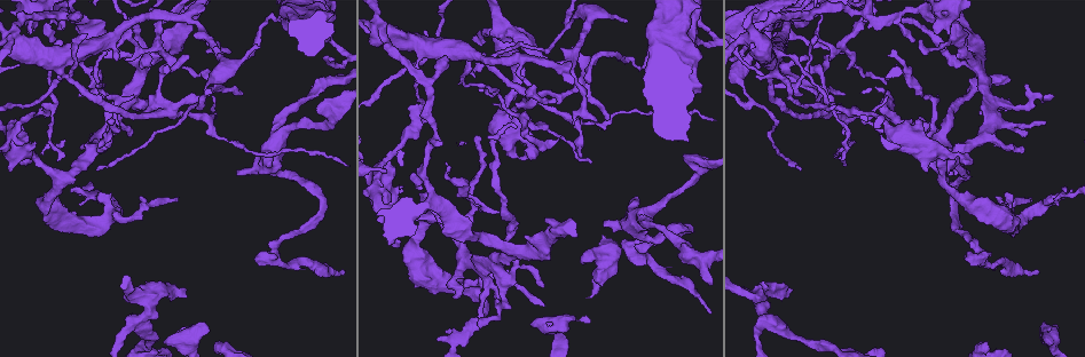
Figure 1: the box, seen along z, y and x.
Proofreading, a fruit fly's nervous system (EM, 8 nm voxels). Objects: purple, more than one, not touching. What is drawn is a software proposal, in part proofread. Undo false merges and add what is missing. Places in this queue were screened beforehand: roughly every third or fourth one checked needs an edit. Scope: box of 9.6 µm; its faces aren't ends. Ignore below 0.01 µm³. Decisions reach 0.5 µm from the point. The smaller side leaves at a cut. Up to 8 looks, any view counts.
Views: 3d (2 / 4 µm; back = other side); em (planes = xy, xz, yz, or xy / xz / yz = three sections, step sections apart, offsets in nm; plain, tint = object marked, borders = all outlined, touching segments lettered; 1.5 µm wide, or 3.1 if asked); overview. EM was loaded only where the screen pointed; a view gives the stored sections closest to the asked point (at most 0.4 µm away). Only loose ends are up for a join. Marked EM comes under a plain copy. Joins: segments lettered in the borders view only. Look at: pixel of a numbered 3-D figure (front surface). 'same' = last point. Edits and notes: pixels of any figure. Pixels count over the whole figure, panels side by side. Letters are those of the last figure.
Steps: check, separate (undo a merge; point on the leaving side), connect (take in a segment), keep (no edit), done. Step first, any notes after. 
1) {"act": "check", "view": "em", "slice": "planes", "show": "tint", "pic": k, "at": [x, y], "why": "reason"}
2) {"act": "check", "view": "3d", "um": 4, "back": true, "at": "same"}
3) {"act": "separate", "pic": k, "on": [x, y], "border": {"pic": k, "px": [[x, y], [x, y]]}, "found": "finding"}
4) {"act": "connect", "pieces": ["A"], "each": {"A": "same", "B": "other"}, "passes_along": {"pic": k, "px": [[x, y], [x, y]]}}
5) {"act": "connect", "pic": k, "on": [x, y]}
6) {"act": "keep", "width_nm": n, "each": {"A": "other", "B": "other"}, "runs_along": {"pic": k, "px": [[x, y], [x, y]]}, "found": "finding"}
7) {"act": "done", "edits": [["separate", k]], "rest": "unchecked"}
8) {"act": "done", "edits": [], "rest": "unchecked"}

{"act": "check", "view": "3d", "um": 2, "pic": 1, "at": [239, 175], "why": "an open end"}

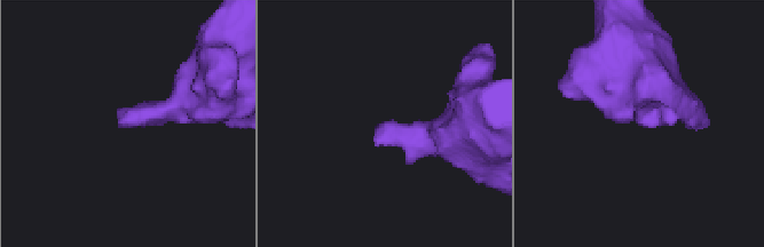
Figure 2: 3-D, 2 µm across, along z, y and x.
{"act": "check", "view": "em", "slice": "xz", "step": 4, "show": "borders", "pic": 2, "at": [660, 125], "why": "shape alone is not enough"}

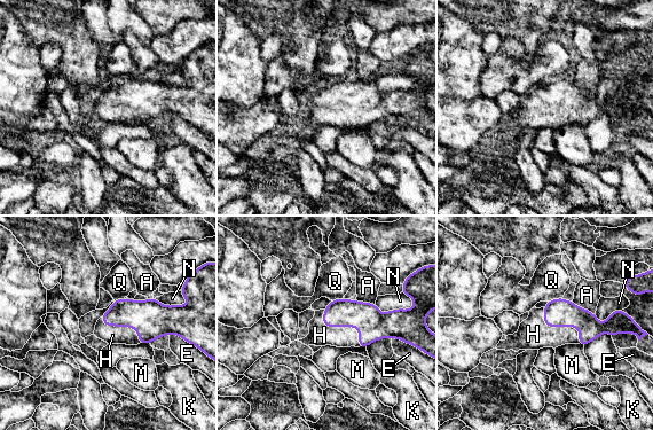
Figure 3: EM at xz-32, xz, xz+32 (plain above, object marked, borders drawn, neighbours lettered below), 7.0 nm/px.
{"act": "check", "view": "em", "slice": "planes", "show": "borders", "at": "same"}

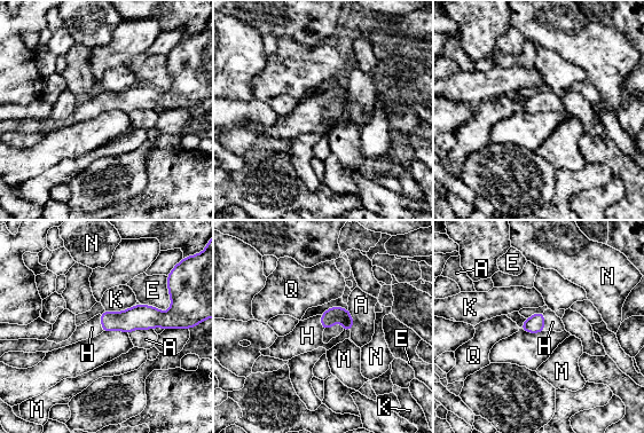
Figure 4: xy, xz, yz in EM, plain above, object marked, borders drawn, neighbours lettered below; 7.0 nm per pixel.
{"act": "connect", "pieces": ["H"], "width_nm": 110, "each": {"A": "other", "E": "other", "H": "same", "K": "other", "M": "other", "N": "other", "Q": "other"}, "passes_along": {"pic": 4, "px": [[534, 324], [543, 321], [552, 322]]}, "found": "it goes on there"}

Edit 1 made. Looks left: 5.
{"act": "check", "view": "overview", "why": "redraw"}

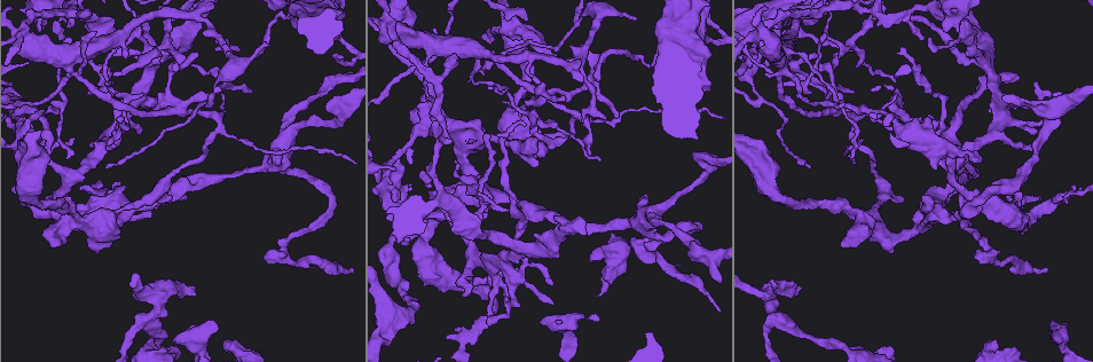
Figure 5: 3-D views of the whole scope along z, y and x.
{"act": "check", "view": "em", "slice": "xy", "step": 4, "show": "borders", "pic": 5, "at": [188, 195]}

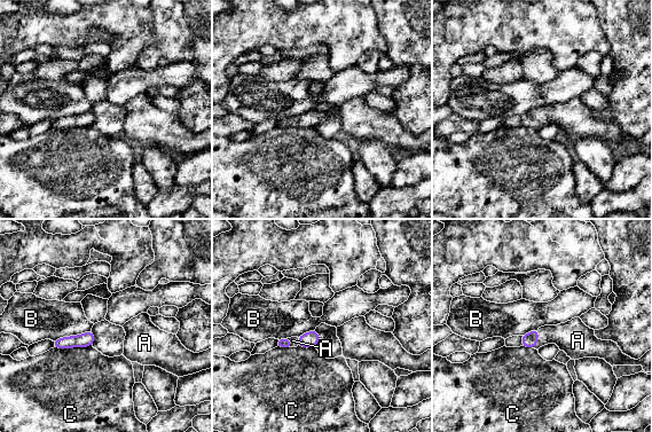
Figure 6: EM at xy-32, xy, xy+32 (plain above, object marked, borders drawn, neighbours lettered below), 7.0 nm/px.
{"act": "check", "view": "em", "slice": "planes", "show": "borders", "at": "same", "why": "cut it another way"}

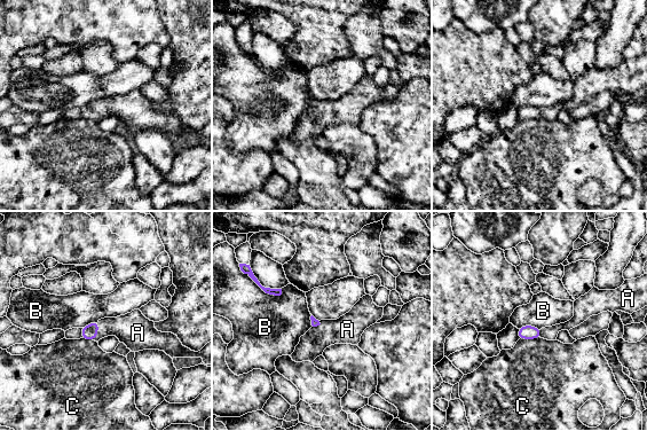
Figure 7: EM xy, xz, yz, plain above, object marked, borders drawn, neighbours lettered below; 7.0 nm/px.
{"act": "connect", "pieces": ["A"], "each": {"A": "same", "B": "other", "C": "other"}, "passes_along": {"pic": 7, "px": [[89, 332], [96, 331], [132, 329]]}, "found": "the neuron continues"}

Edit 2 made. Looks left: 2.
{"act": "check", "view": "3d", "um": 2, "pic": 5, "at": [455, 57], "why": "an open end"}

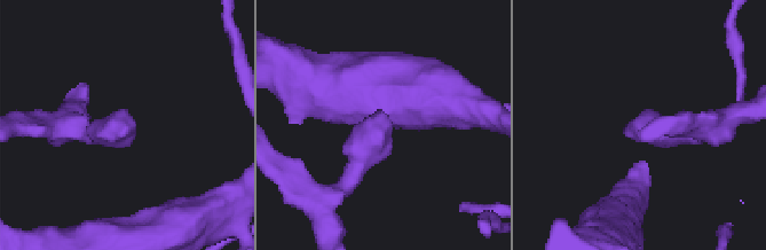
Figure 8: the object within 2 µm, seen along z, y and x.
{"act": "check", "view": "em", "slice": "xz", "step": 4, "show": "borders", "pic": 8, "at": [134, 128]}

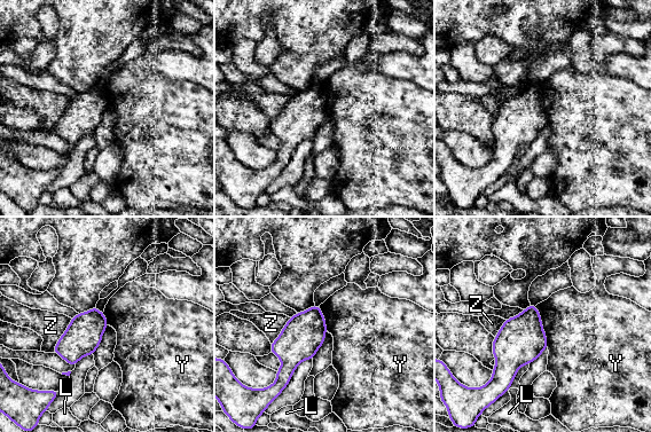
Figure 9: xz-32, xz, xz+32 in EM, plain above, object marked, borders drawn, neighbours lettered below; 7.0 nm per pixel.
{"act": "keep", "each": {"L": "other", "Y": "other", "Z": "other"}, "border": {"pic": 9, "px": [[535, 305], [547, 346]]}, "found": "no lettered segment goes on from it"}

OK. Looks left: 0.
{"act": "done", "edits": [["connect", 4], ["connect", 7]], "rest": "unchecked"}

